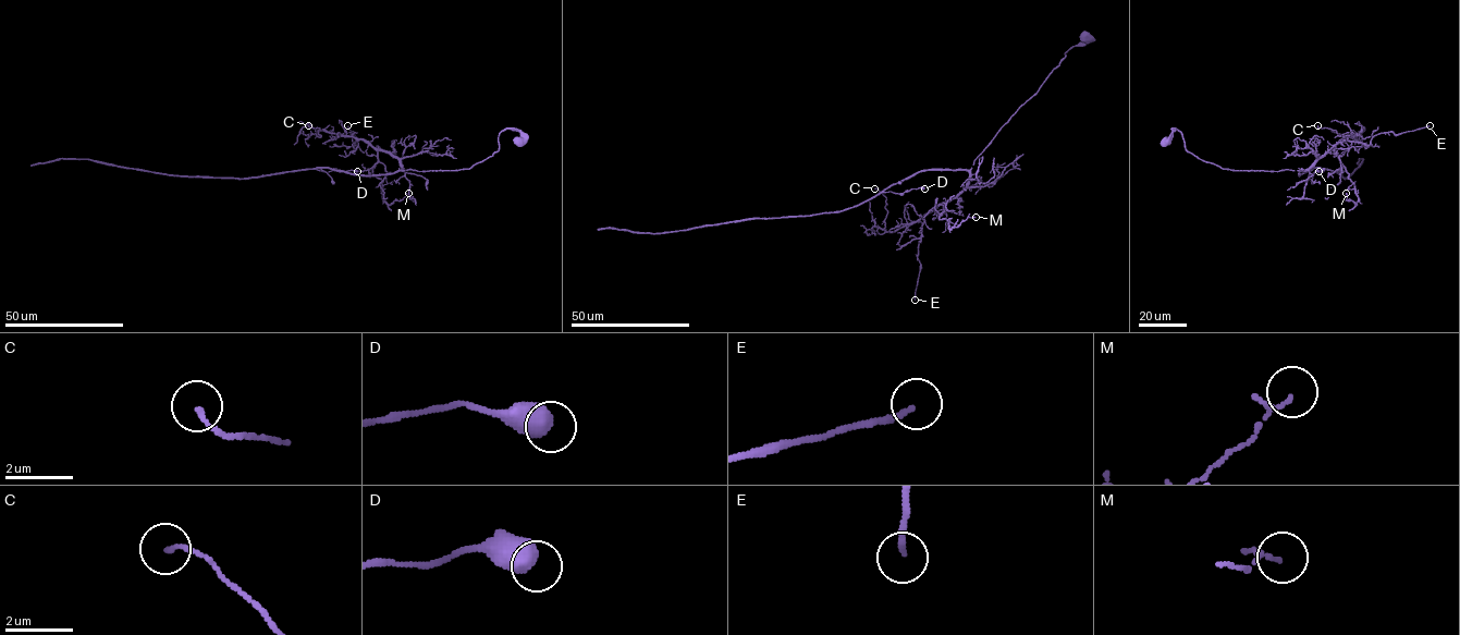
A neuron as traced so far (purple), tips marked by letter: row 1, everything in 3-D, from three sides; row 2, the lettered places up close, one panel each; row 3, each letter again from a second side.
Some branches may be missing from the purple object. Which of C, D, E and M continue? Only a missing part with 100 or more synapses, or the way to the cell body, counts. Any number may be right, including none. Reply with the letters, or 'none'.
none

